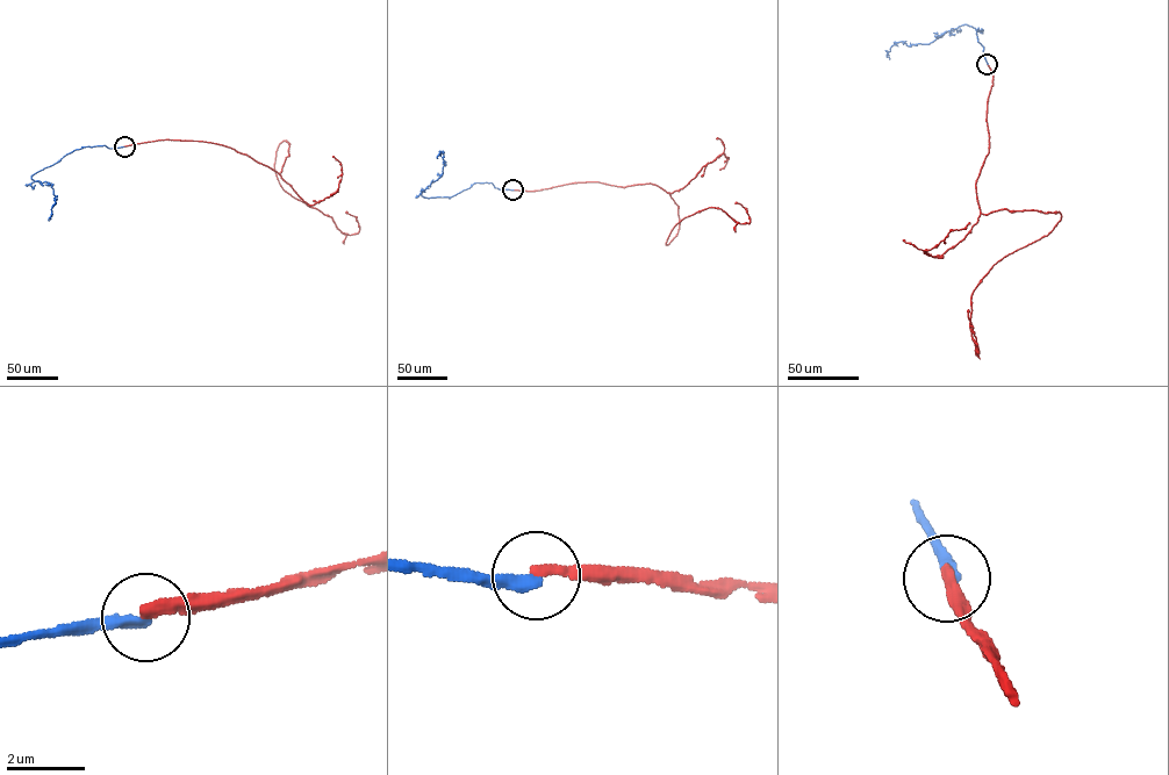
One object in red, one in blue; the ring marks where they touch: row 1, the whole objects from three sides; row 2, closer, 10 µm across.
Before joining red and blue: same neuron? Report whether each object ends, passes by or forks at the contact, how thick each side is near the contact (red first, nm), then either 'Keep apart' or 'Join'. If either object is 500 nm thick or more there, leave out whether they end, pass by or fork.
At the ring red ends. At the ring blue ends. Thickness 280 nm (red) against 320 nm. Keep apart

